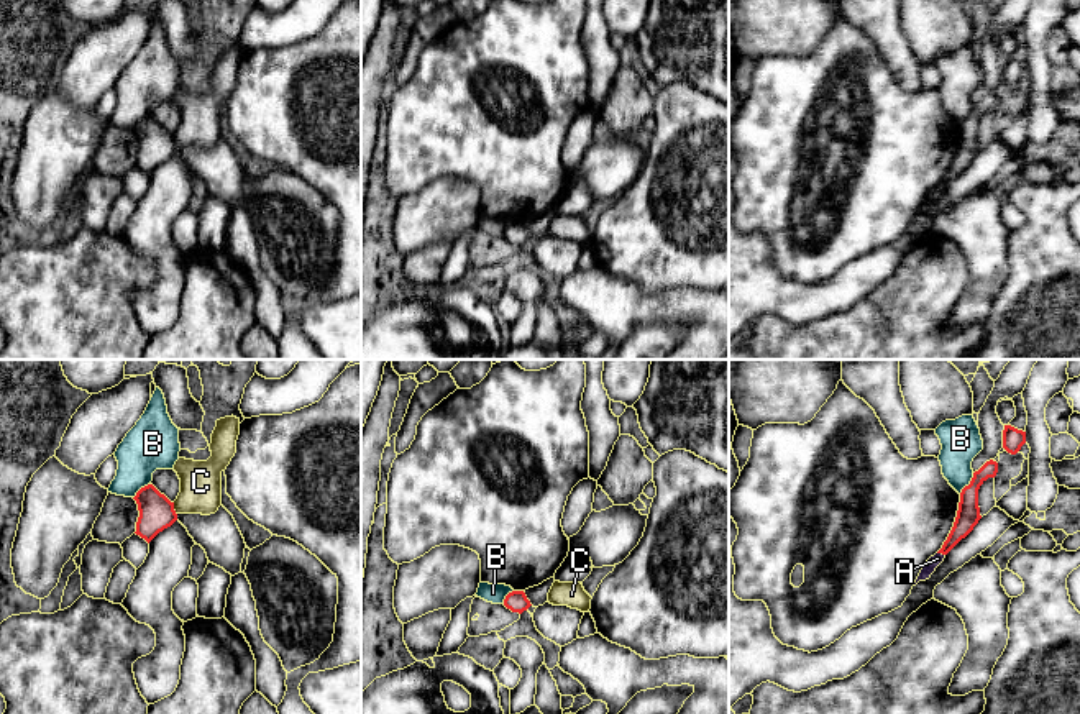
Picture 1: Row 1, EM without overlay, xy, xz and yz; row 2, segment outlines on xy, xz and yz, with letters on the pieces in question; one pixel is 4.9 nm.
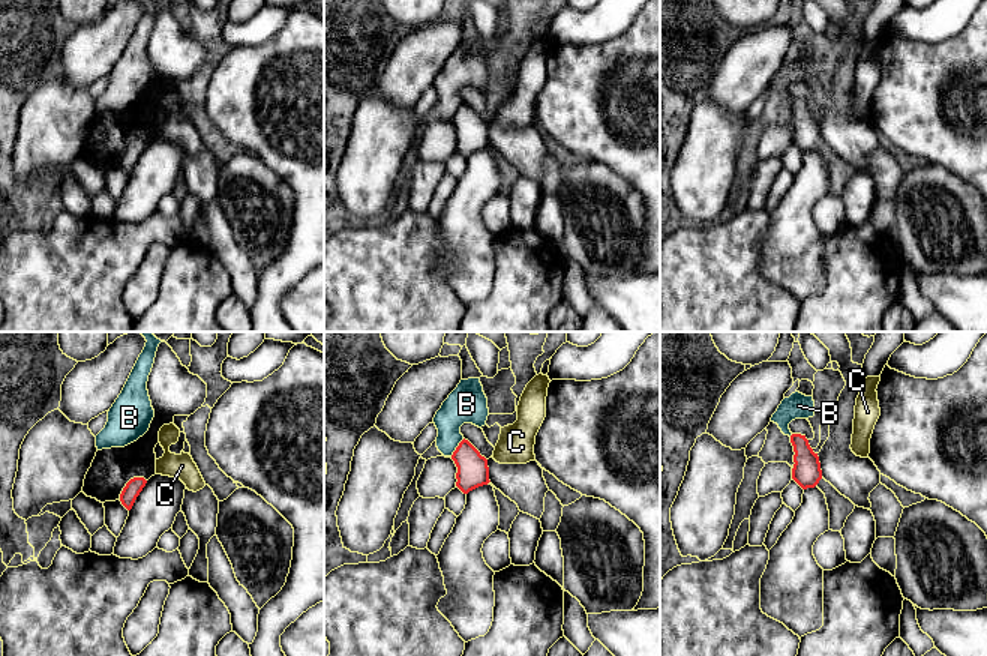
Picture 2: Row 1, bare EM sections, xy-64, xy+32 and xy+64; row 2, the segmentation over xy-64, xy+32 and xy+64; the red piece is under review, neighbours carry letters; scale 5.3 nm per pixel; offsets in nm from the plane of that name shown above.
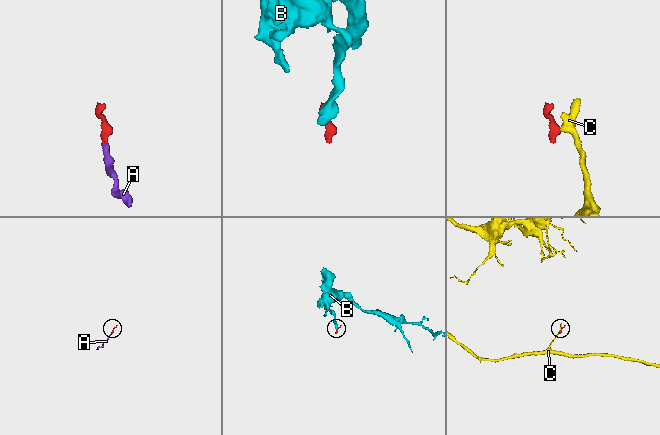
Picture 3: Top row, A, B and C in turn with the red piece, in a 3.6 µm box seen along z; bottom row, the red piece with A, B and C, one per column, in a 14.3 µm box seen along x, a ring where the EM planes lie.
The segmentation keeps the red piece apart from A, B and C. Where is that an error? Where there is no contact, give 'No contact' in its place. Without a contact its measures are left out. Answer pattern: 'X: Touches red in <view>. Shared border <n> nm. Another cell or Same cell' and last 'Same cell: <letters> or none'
A: Touches red in yz. Shared border 40 nm. Same cell
B: Touches red in yz. Shared border 130 nm. Another cell
C: Touches red in xy. Shared border 70 nm. Another cell
Same cell: A

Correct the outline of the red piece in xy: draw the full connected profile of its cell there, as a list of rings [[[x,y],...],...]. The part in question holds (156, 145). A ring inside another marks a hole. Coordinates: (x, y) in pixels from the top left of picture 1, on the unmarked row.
[[[153,117],[141,120],[133,131],[140,143],[135,166],[148,176],[177,153],[174,135],[161,126]]]

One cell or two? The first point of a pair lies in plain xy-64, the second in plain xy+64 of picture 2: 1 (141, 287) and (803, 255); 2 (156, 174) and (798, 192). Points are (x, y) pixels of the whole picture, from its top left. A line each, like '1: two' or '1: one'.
1: one
2: one

